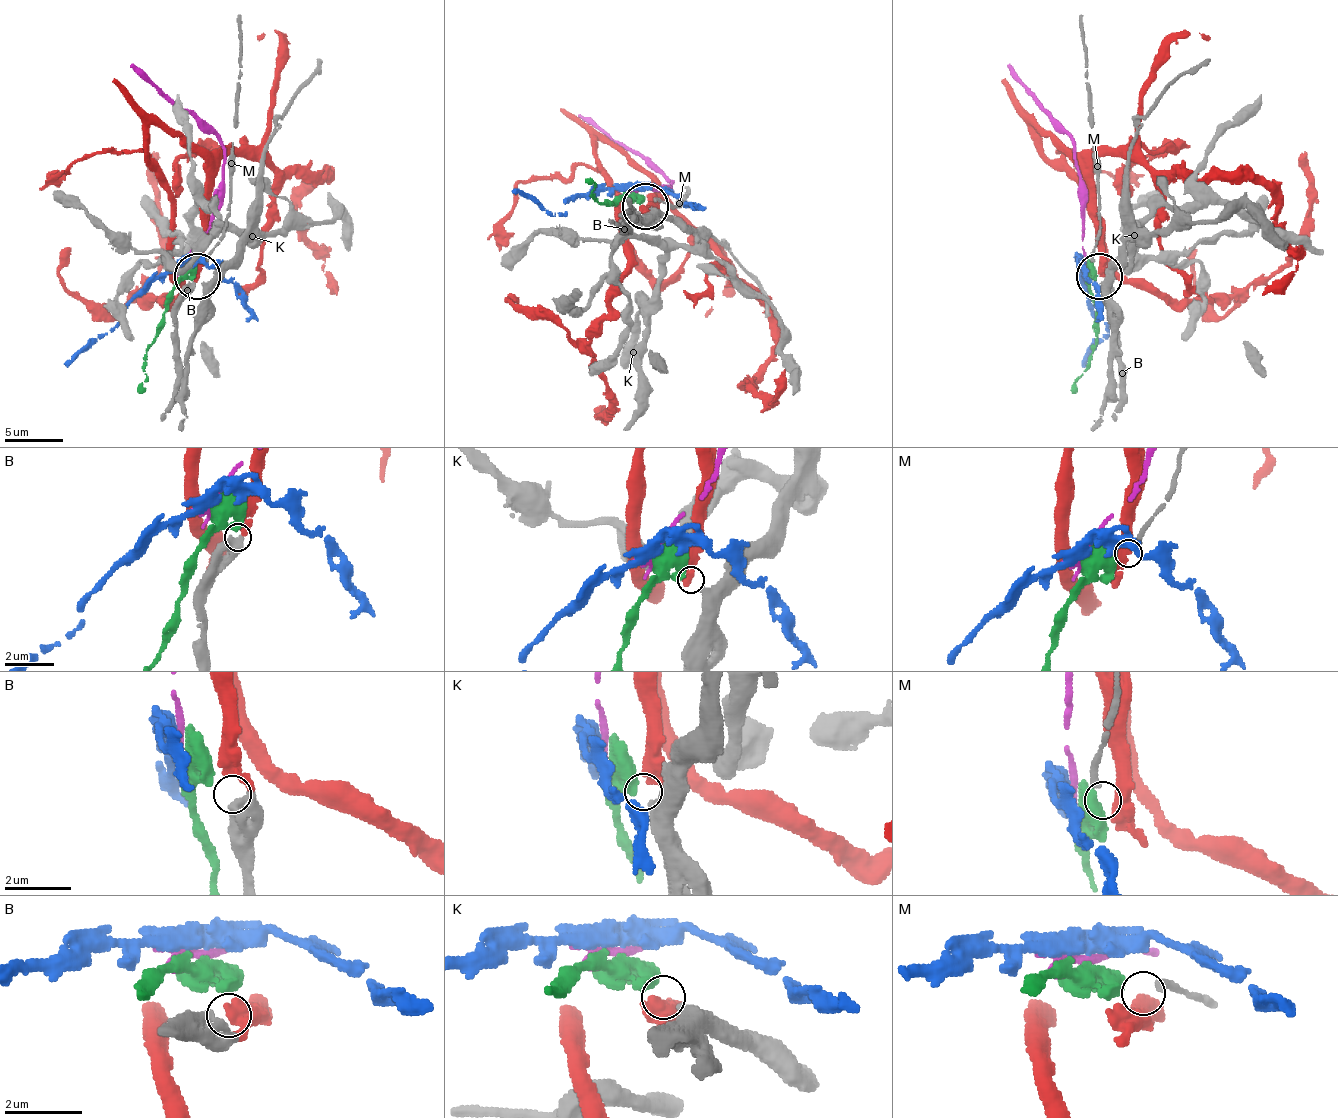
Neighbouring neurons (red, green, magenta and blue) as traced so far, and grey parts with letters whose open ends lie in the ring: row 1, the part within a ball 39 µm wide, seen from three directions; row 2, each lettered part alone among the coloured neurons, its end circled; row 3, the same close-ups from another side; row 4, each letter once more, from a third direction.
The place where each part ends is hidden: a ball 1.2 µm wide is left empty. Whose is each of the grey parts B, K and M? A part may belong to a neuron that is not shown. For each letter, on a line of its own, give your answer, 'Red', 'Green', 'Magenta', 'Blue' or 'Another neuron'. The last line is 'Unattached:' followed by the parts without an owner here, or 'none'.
B: Red
K: Another neuron
M: Green
Unattached: K

